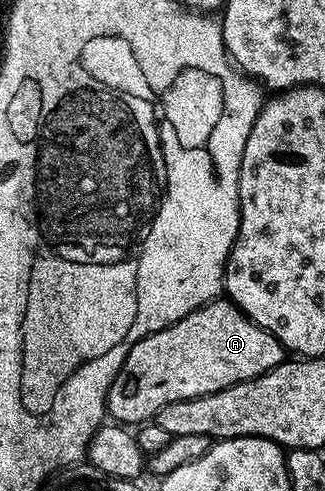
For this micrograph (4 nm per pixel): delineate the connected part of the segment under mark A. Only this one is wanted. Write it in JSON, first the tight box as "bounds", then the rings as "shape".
{"bounds":[106,297,286,425],"shape":[[[217,297],[212,302],[194,309],[194,313],[182,317],[174,325],[142,337],[142,341],[132,346],[130,353],[122,361],[122,369],[118,369],[110,385],[106,411],[117,424],[143,425],[155,420],[161,407],[174,401],[186,401],[218,393],[230,385],[253,379],[274,369],[279,363],[285,362],[285,359],[286,352],[280,340],[275,339],[269,331],[262,329],[254,321],[250,321],[250,317],[241,313],[227,298]]]}

